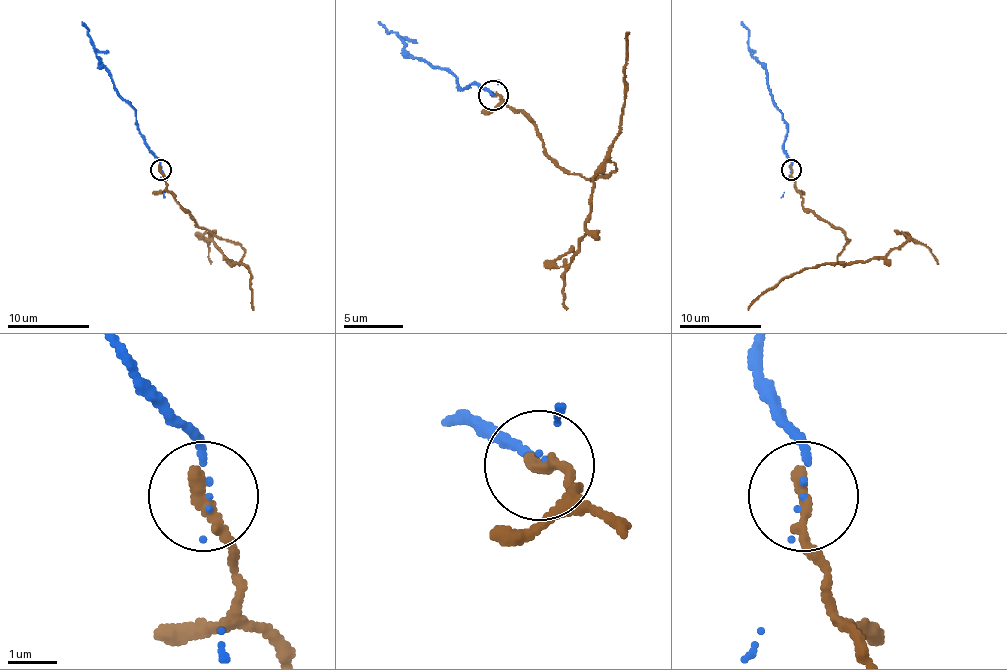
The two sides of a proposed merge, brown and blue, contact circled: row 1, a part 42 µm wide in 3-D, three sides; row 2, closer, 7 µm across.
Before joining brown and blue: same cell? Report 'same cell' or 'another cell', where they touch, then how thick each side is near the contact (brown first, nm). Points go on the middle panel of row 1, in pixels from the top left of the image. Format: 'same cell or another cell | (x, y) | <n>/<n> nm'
another cell | (493, 95) | 300/50 nm

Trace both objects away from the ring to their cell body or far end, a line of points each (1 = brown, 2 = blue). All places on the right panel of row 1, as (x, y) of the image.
1: (792, 169), (802, 204), (849, 239), (836, 261), (849, 263), (885, 257), (912, 241), (924, 245), (939, 263)
2: (792, 169), (792, 161), (783, 149), (787, 124), (771, 94), (767, 71), (751, 53), (749, 30), (740, 22)

